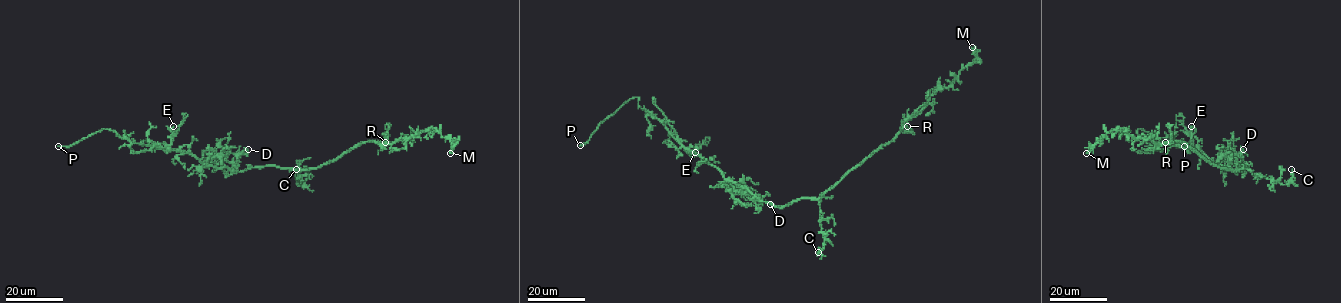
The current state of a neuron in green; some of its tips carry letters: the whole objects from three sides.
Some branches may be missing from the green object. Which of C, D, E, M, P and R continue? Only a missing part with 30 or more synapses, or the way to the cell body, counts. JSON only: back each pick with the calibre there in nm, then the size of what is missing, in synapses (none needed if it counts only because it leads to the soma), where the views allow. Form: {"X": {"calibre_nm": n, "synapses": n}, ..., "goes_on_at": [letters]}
{"P": {"calibre_nm": 180}, "goes_on_at": ["P"]}

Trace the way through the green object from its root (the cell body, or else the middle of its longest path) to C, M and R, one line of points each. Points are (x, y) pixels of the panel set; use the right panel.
C: (1245, 166), (1237, 168), (1249, 169), (1255, 176), (1282, 184), (1292, 178), (1291, 169)
M: (1245, 166), (1221, 168), (1183, 142), (1155, 143), (1135, 138), (1122, 128), (1109, 131), (1086, 153)
R: (1245, 166), (1234, 170), (1221, 168), (1183, 142), (1165, 142)

